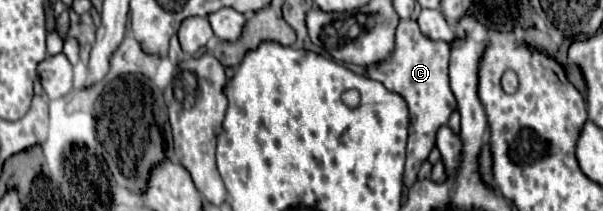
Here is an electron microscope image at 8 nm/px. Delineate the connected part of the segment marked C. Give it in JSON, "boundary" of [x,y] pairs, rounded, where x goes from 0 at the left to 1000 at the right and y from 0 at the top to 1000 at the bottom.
{"boundary":[[[665,95],[658,123],[655,237],[648,265],[625,313],[612,313],[612,370],[629,379],[638,417],[665,445],[678,502],[678,673],[675,673],[675,768],[672,768],[672,882],[678,891],[692,853],[692,815],[701,758],[708,758],[715,701],[721,692],[721,635],[728,597],[741,588],[748,531],[758,521],[758,474],[745,408],[741,351],[745,209],[718,199],[698,161],[692,104]]]}

